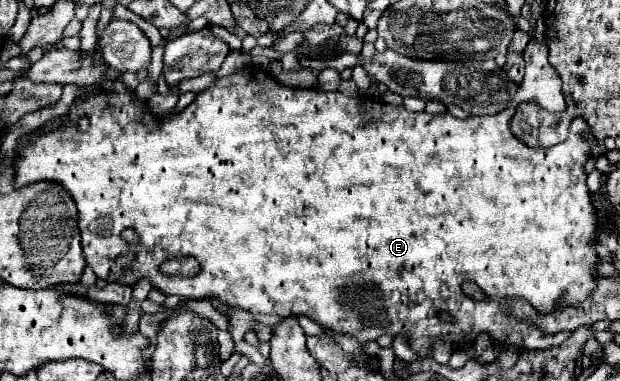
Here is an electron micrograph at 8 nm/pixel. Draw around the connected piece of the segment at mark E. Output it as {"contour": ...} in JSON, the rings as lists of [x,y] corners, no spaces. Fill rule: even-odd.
{"contour":[[[244,67],[228,77],[220,77],[214,85],[210,85],[204,93],[200,93],[184,111],[176,113],[176,115],[166,115],[164,119],[156,119],[154,115],[148,110],[147,106],[143,104],[141,107],[134,107],[132,101],[130,101],[130,93],[126,91],[126,87],[122,83],[116,83],[112,93],[108,91],[102,91],[102,89],[88,89],[86,91],[86,99],[82,105],[72,105],[70,107],[70,115],[66,119],[66,127],[64,129],[58,129],[56,133],[46,133],[42,137],[36,137],[30,145],[24,145],[20,149],[20,159],[16,161],[16,187],[24,187],[28,183],[36,183],[36,181],[58,181],[62,183],[68,193],[72,195],[72,199],[76,201],[78,205],[78,221],[80,221],[80,233],[82,233],[82,249],[84,249],[84,257],[86,257],[86,263],[88,267],[92,267],[92,271],[96,273],[96,277],[108,281],[108,283],[124,283],[124,285],[134,285],[138,279],[142,277],[148,277],[152,281],[152,285],[160,291],[164,291],[166,295],[180,295],[184,299],[208,299],[208,297],[218,297],[220,301],[226,301],[230,305],[240,305],[242,309],[248,309],[248,311],[258,311],[258,313],[270,313],[270,315],[278,315],[278,317],[286,317],[286,315],[306,315],[310,319],[314,319],[316,323],[320,323],[322,327],[328,327],[332,331],[338,331],[342,335],[352,335],[354,339],[358,339],[360,343],[366,343],[366,341],[376,341],[380,335],[406,335],[408,337],[408,345],[410,349],[418,355],[418,359],[430,359],[432,357],[432,349],[436,343],[452,343],[452,345],[460,345],[460,343],[472,343],[480,333],[488,333],[492,337],[492,343],[498,343],[498,345],[518,345],[520,349],[550,349],[554,345],[560,345],[564,343],[570,333],[568,331],[562,331],[560,335],[542,335],[538,329],[528,329],[528,327],[520,327],[520,321],[508,317],[506,313],[502,313],[496,305],[484,305],[484,301],[472,301],[472,307],[468,303],[464,303],[468,297],[462,293],[462,283],[464,281],[474,281],[486,295],[490,297],[496,297],[496,295],[524,295],[524,299],[538,311],[538,313],[552,313],[556,311],[558,305],[578,305],[582,303],[594,289],[596,289],[596,267],[598,267],[598,261],[600,261],[600,255],[598,255],[598,247],[600,247],[600,241],[598,241],[598,227],[600,227],[600,221],[598,221],[598,215],[596,215],[596,207],[592,203],[592,195],[588,191],[588,185],[586,185],[586,161],[590,159],[588,151],[592,147],[598,145],[596,137],[588,131],[588,123],[584,123],[584,119],[574,119],[570,123],[570,133],[568,133],[568,139],[558,143],[558,145],[552,145],[552,147],[528,147],[526,143],[522,143],[508,127],[510,123],[511,112],[505,112],[504,115],[488,115],[488,117],[472,117],[472,119],[458,119],[454,117],[450,112],[443,114],[429,114],[425,111],[422,112],[409,112],[403,105],[395,106],[382,101],[376,101],[376,99],[368,99],[366,95],[358,95],[358,97],[346,97],[338,91],[320,91],[320,89],[302,89],[302,87],[290,87],[290,85],[280,85],[276,79],[272,79],[266,71],[262,69],[256,69],[256,67]],[[82,115],[88,115],[90,117],[90,129],[86,133],[78,133],[74,129],[76,125],[76,119],[82,117]],[[126,227],[132,227],[138,231],[140,235],[140,245],[138,247],[126,247],[126,251],[130,253],[130,261],[128,261],[128,267],[126,267],[126,253],[122,253],[122,229]],[[174,255],[184,255],[184,257],[194,257],[198,263],[200,263],[200,271],[194,273],[194,275],[166,275],[160,271],[162,263],[168,261],[170,257]],[[442,311],[448,311],[452,313],[454,321],[452,323],[444,323],[438,319],[438,315]]]}

